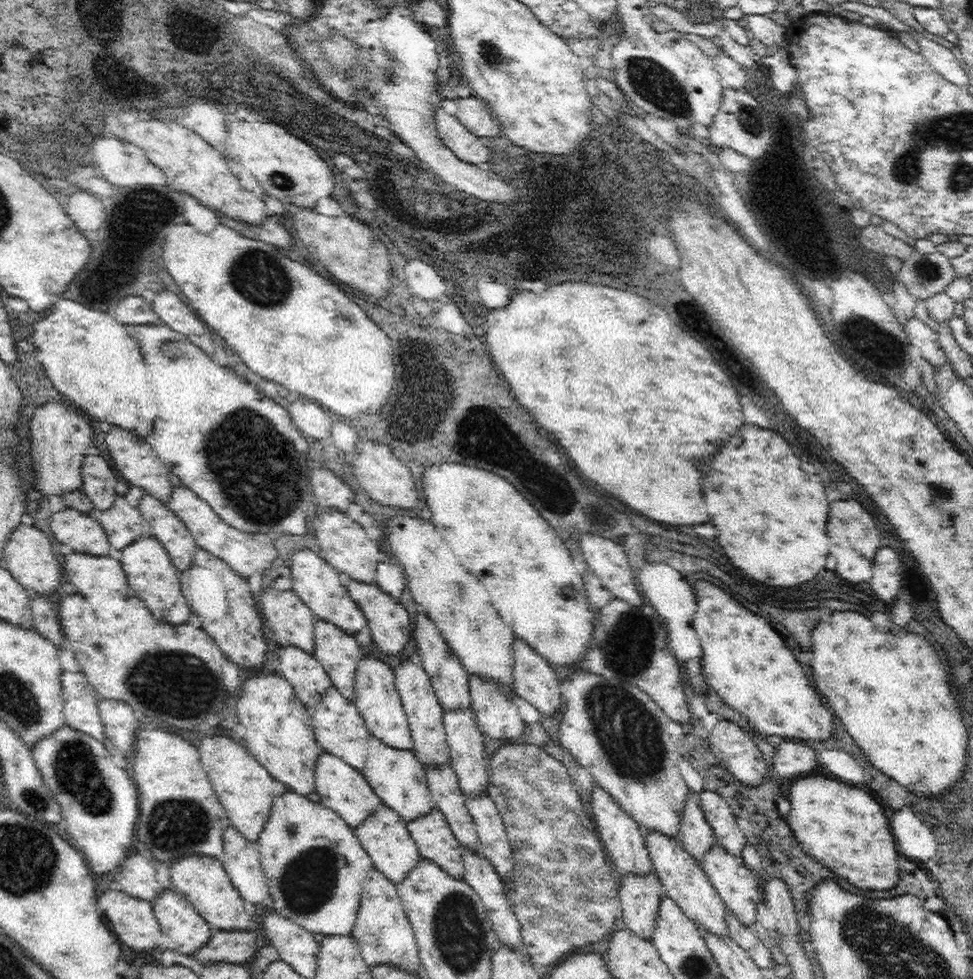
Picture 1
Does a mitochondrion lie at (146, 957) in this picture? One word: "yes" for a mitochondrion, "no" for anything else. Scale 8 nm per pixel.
no

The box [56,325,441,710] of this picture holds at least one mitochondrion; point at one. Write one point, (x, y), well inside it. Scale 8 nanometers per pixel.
(262, 493)

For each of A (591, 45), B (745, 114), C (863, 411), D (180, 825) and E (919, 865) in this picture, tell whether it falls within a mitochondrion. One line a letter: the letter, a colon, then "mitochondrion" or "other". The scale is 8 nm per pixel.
A: other
B: mitochondrion
C: other
D: mitochondrion
E: other

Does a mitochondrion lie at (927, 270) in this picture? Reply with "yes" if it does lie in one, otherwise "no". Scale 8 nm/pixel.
yes

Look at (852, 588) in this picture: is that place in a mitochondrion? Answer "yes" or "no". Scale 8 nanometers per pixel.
no

